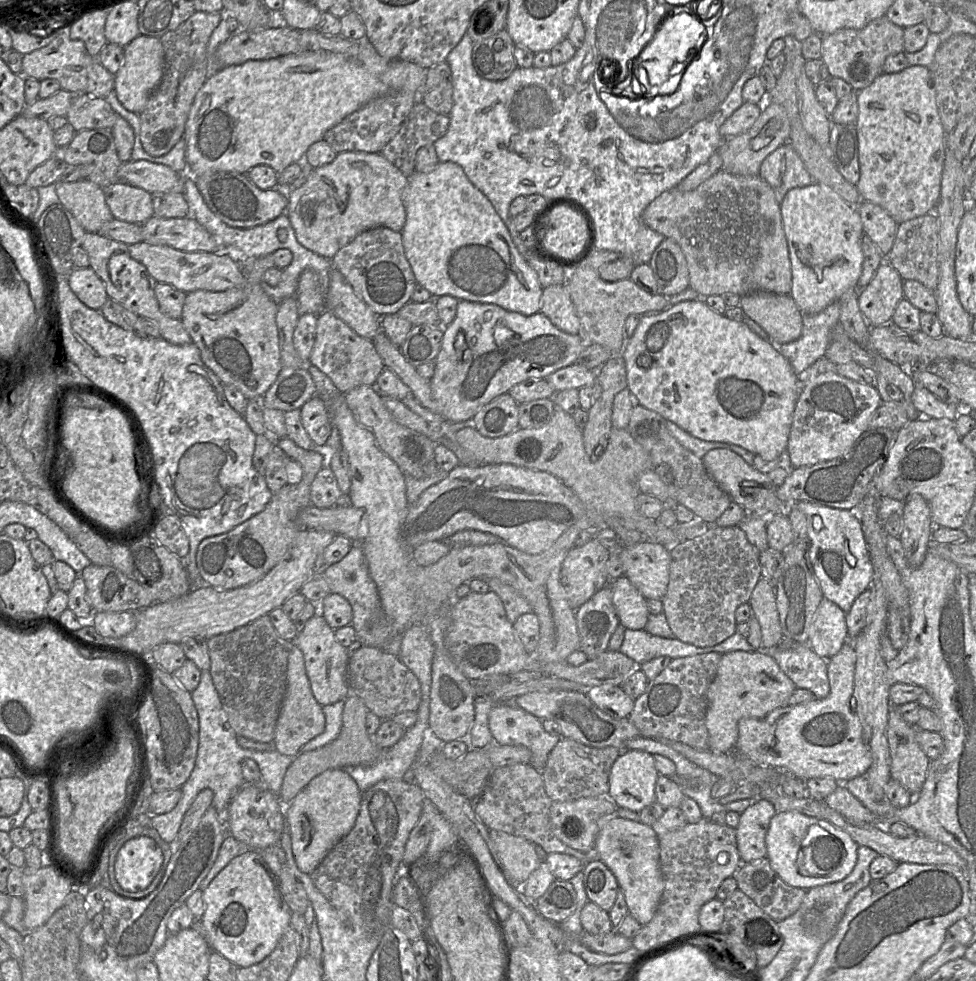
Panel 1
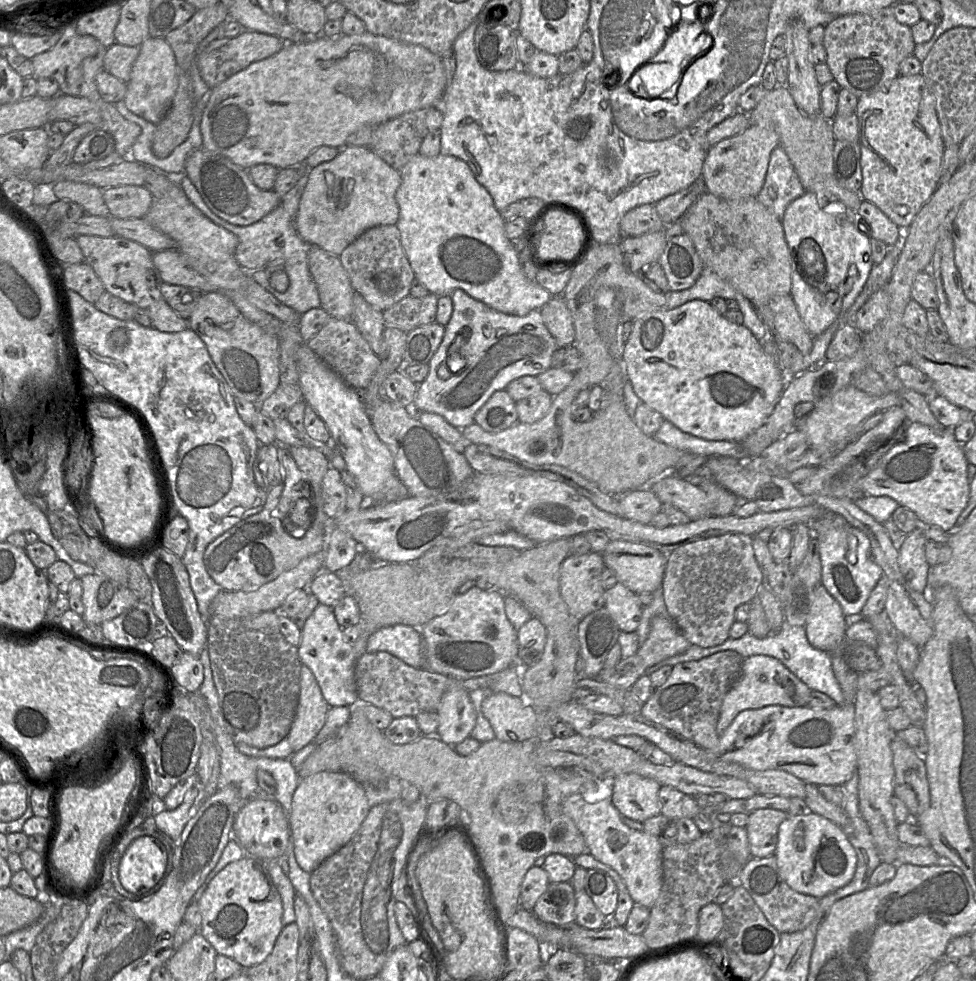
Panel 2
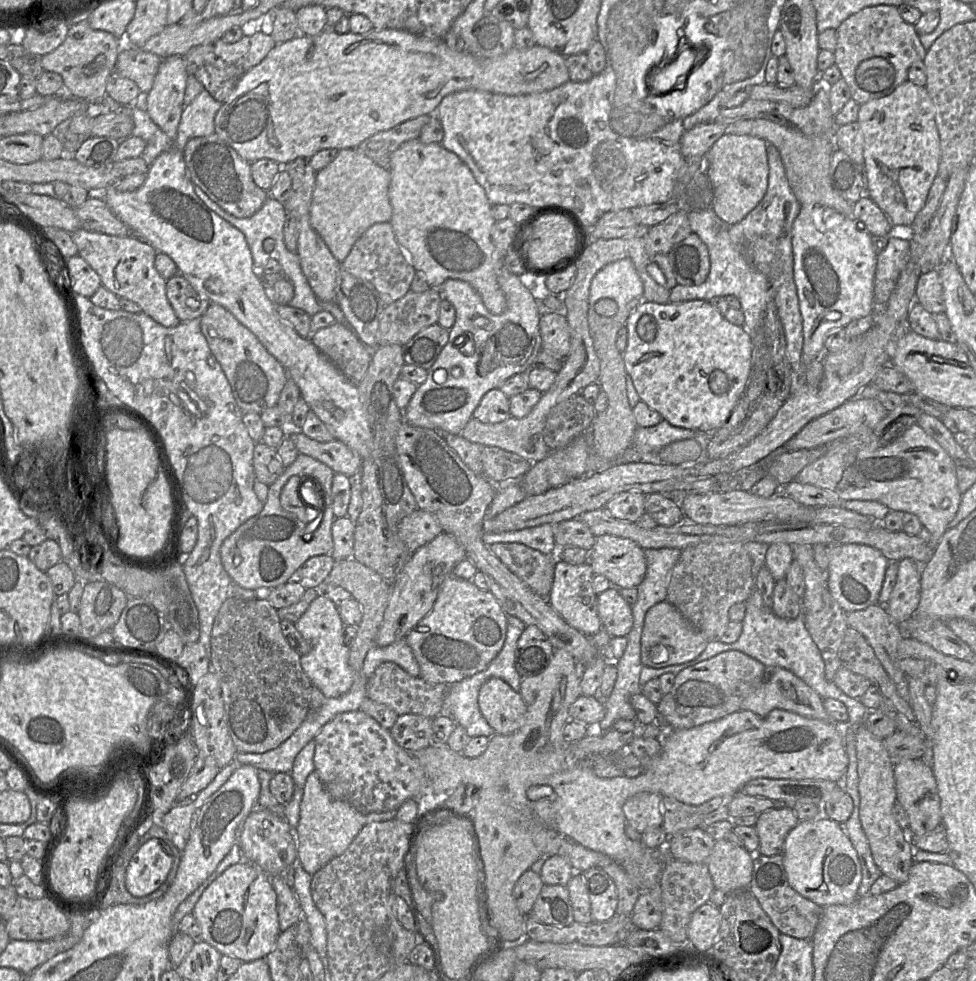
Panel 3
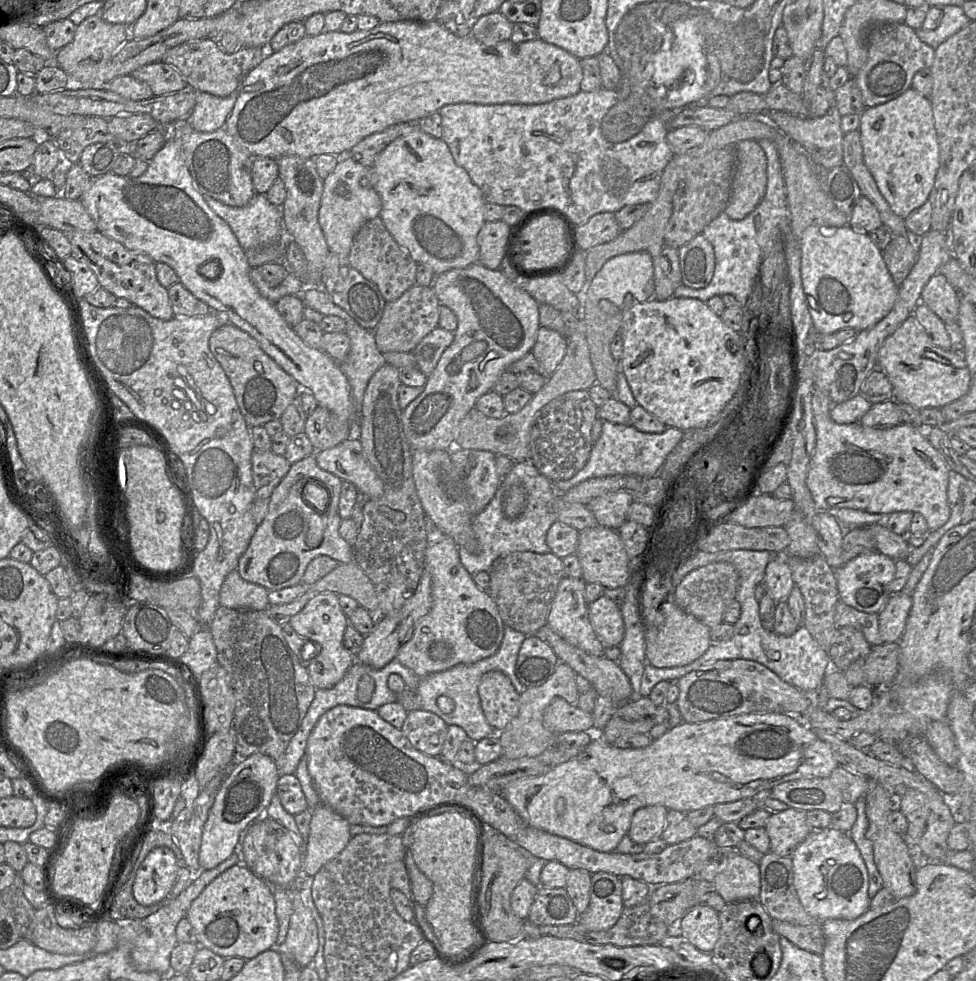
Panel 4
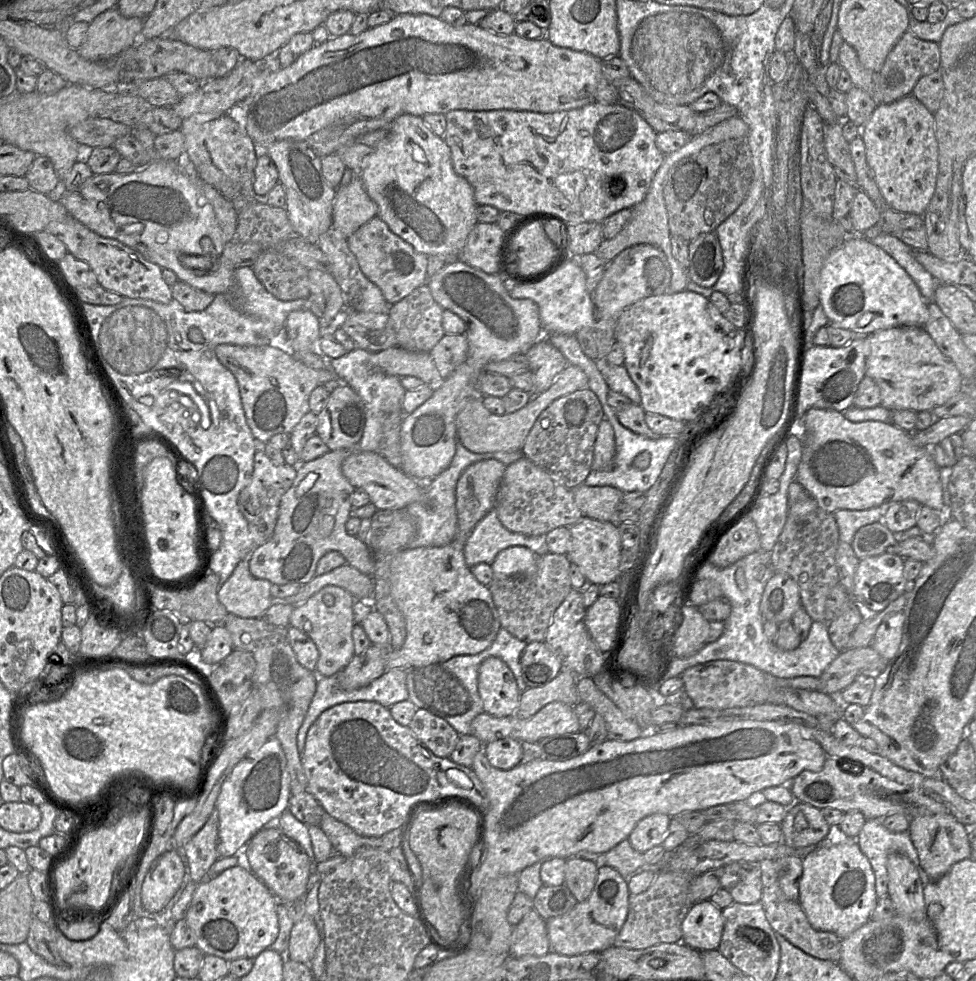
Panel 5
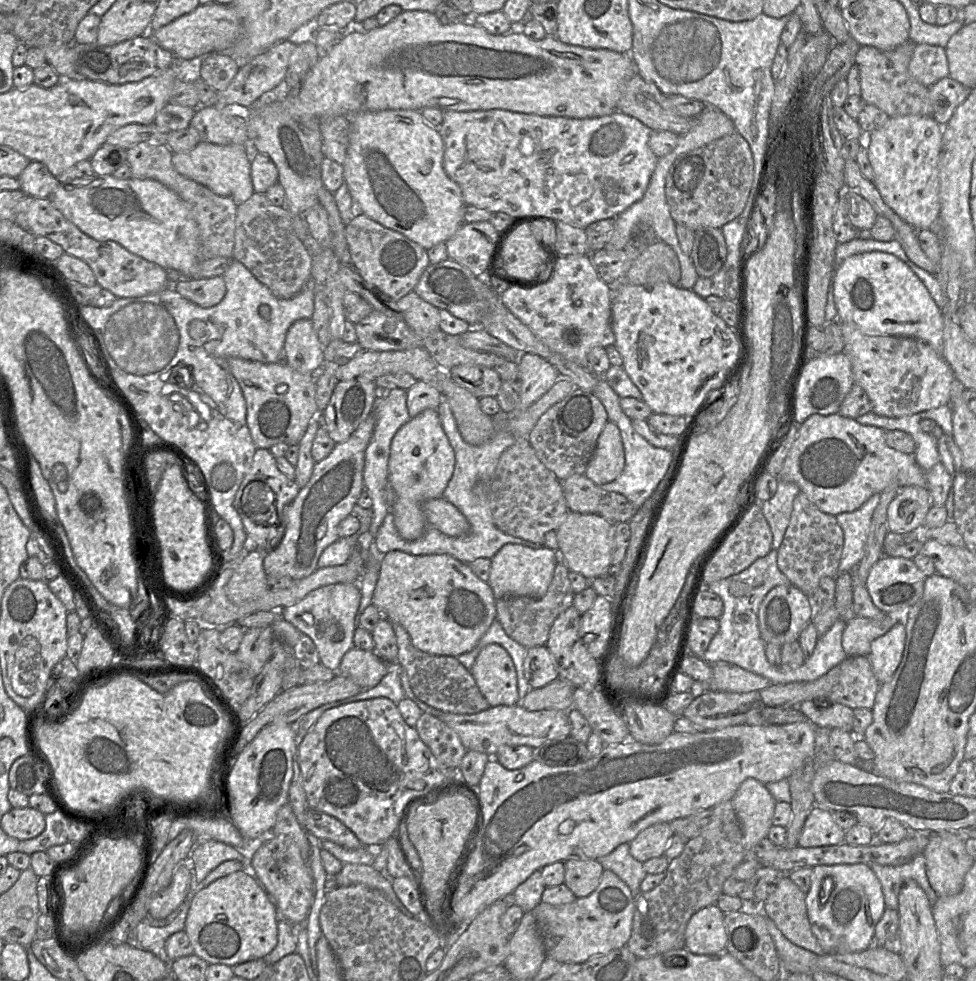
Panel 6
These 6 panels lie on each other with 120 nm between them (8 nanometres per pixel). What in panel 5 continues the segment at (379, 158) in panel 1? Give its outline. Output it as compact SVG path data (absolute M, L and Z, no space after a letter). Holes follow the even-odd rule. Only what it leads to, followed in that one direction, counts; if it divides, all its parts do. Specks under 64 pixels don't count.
M357 174L347 185L336 188L332 227L345 239L348 239L356 230L374 217L378 217L377 205L367 194L363 182Z

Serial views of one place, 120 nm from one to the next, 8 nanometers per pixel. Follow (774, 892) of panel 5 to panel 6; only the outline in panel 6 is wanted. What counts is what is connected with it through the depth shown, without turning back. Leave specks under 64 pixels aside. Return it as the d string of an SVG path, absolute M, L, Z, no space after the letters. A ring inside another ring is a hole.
M785 875L763 904L763 915L769 917L793 944L816 955L827 954L811 930L807 916L806 893Z

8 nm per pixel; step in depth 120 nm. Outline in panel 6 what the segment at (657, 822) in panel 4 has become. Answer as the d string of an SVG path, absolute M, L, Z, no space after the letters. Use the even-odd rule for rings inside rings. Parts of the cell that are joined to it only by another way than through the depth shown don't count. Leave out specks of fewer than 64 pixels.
M658 823L642 830L631 842L630 853L639 862L664 855L674 832L670 823Z

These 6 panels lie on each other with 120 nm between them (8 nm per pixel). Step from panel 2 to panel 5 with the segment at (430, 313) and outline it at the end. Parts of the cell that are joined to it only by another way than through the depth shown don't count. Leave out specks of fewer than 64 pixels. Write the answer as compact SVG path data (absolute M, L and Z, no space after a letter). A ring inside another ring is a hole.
M427 284L414 289L399 302L390 305L387 314L396 334L397 347L414 352L430 352L446 334L442 327L443 308L434 300Z

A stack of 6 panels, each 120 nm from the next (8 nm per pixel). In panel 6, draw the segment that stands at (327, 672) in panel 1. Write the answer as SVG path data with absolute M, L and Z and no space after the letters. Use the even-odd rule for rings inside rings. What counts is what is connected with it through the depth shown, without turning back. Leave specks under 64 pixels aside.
M336 583L317 588L298 603L277 612L312 639L318 650L320 663L337 671L343 656L354 644L355 617L360 601L361 592L357 583Z

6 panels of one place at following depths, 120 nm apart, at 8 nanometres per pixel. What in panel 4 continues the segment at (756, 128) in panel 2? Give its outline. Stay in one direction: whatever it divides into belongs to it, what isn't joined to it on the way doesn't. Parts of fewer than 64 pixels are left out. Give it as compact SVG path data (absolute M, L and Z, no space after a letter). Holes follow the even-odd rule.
M756 140L736 144L736 171L725 213L733 220L747 217L763 200L767 187L767 157Z

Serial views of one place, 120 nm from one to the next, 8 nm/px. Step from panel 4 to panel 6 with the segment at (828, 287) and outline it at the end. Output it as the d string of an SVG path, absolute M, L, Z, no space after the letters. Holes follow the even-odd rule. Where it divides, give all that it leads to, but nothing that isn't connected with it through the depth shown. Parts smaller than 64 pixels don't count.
M872 251L847 257L836 269L833 277L833 294L838 319L856 325L871 336L912 337L924 341L943 357L943 314L928 289L909 266L891 253Z

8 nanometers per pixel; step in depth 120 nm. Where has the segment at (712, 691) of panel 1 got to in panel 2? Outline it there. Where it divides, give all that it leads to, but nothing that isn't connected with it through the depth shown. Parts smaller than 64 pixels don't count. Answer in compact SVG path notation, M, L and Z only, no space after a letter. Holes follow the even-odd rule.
M766 655L744 658L741 673L725 695L717 721L718 736L732 723L738 713L744 710L760 709L770 705L784 707L806 707L811 689L790 672L778 659Z

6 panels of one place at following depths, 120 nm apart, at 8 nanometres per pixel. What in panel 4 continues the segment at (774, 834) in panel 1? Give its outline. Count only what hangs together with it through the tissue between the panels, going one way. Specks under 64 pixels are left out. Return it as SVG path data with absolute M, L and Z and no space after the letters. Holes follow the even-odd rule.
M832 826L813 829L792 857L793 883L805 911L818 921L853 920L870 908L869 876L859 849L848 833Z

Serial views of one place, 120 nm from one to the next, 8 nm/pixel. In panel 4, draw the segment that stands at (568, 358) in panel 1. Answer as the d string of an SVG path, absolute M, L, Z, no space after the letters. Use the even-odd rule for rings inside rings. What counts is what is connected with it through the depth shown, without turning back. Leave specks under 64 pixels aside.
M480 263L451 269L437 275L432 288L440 304L454 312L458 326L453 332L452 344L443 352L437 366L427 377L423 392L402 410L402 425L411 448L428 451L450 450L455 447L461 421L481 396L493 390L508 367L532 350L540 328L538 302L498 269L491 270Z

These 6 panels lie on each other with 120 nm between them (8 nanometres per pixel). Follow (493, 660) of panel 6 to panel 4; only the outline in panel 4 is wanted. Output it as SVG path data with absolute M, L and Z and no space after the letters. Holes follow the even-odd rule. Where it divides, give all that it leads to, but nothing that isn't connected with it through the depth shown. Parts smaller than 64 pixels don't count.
M496 670L482 676L478 693L488 723L496 732L503 731L519 712L521 694L508 676Z

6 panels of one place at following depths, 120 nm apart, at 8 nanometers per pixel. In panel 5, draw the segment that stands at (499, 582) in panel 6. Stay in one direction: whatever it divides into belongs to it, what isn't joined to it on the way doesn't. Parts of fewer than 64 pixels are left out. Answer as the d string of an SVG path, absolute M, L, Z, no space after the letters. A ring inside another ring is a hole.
M524 546L508 547L500 551L491 563L493 575L515 577L533 574L539 557Z

